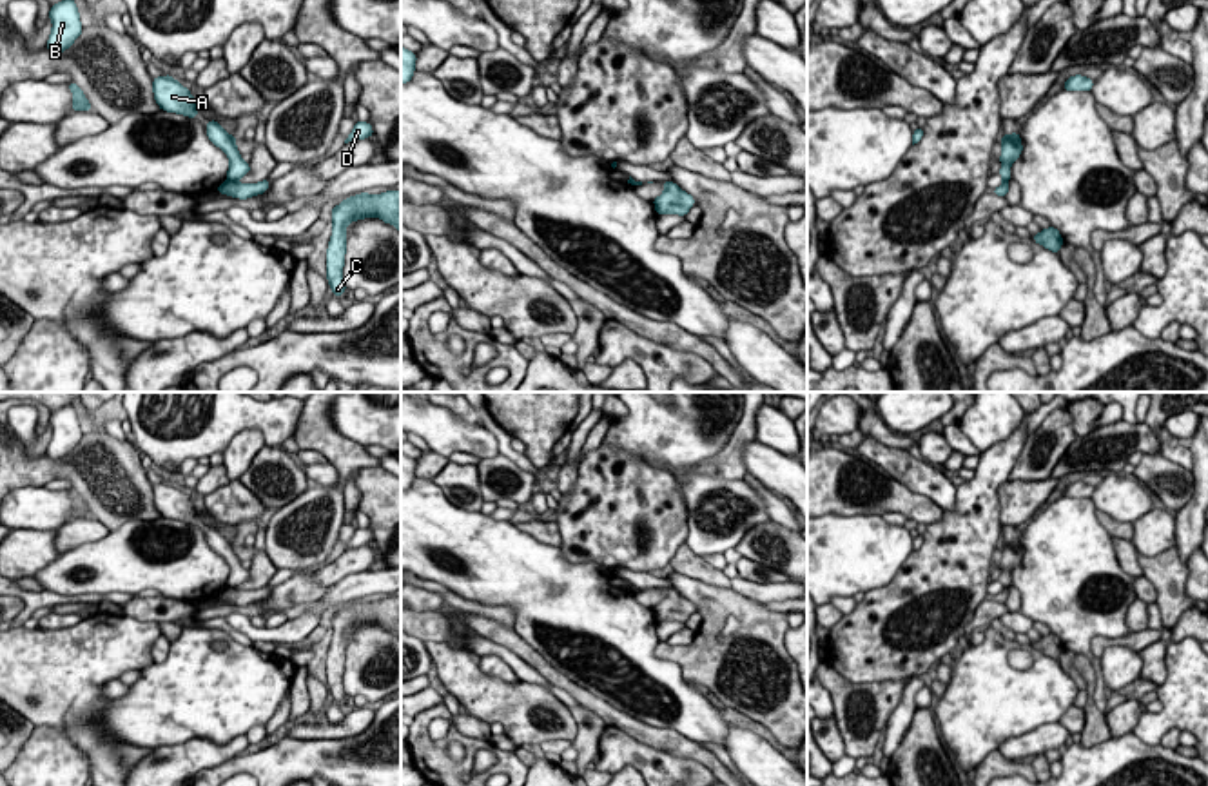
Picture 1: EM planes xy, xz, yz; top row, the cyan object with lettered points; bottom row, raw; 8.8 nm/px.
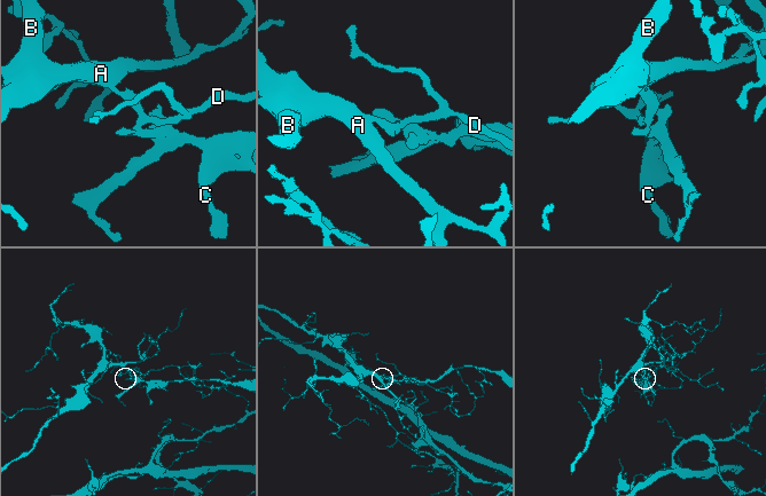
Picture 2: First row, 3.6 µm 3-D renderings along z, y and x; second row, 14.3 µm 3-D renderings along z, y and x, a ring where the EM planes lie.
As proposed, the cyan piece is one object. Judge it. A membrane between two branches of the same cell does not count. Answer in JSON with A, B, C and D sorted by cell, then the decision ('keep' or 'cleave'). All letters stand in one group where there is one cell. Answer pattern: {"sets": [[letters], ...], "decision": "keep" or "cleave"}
{"sets": [["A", "B", "D"], ["C"]], "decision": "cleave"}

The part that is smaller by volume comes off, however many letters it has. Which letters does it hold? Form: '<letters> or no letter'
C

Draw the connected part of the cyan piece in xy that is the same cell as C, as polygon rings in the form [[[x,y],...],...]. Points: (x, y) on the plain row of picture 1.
[[[394,595],[381,601],[361,599],[332,614],[334,634],[326,655],[326,686],[337,704],[346,699],[343,686],[346,632],[372,623],[394,632],[401,639],[401,597]]]

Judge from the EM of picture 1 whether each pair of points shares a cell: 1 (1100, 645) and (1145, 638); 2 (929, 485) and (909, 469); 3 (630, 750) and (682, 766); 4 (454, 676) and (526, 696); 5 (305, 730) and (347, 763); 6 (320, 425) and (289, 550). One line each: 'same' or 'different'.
1: same
2: same
3: same
4: same
5: different
6: same

